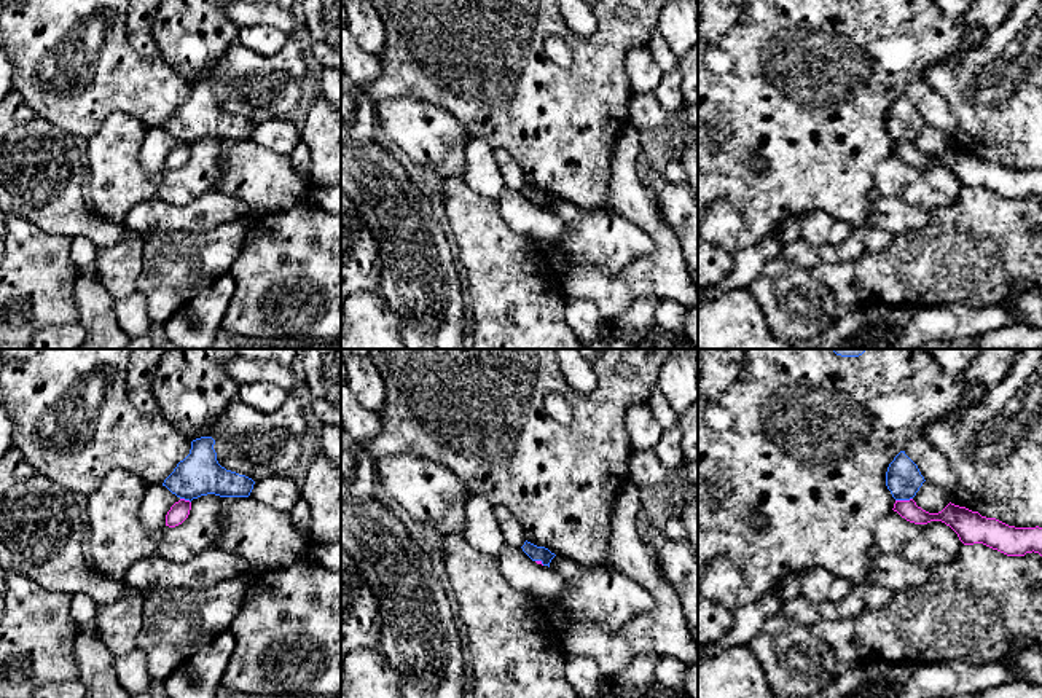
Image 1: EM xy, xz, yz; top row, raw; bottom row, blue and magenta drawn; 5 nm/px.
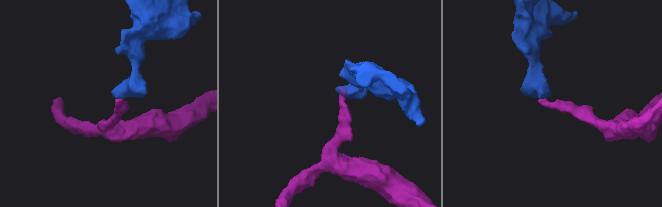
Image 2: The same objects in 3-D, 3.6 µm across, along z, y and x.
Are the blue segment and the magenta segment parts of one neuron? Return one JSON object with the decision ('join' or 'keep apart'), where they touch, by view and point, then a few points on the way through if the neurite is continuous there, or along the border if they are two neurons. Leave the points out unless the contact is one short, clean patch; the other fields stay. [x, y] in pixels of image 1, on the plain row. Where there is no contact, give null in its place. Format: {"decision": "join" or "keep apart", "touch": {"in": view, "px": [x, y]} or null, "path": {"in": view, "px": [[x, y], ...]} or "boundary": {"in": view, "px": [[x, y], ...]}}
{"decision": "keep apart", "touch": {"in": "yz", "px": [904, 142]}}

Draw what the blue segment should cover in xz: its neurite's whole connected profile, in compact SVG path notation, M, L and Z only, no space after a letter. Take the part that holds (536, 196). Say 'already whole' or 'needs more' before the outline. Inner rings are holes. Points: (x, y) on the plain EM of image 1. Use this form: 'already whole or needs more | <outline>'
already whole | M527 183L524 185L521 191L532 204L540 204L543 209L548 209L548 210L550 210L551 202L556 199L548 191L537 190Z

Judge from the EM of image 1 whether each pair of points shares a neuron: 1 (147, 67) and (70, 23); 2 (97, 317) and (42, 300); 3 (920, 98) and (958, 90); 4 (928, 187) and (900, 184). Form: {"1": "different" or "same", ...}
{"1": "same", "2": "different", "3": "different", "4": "same"}

